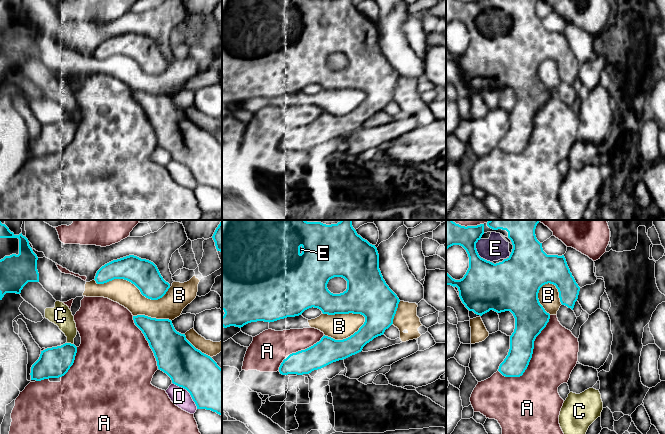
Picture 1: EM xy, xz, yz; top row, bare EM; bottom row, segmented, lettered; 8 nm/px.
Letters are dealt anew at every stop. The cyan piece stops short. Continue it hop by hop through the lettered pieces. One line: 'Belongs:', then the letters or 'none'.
Belongs: E

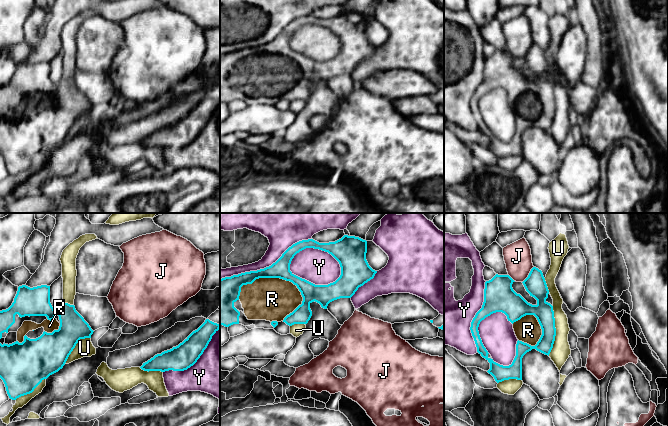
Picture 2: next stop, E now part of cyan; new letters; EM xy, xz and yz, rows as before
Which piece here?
Belongs: R

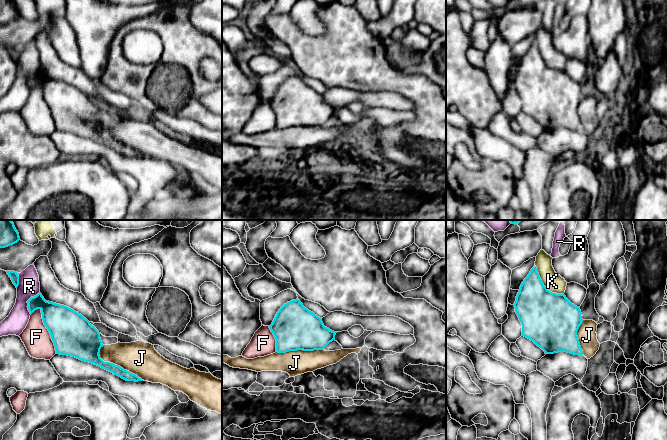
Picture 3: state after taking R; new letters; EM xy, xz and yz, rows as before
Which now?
Belongs: none

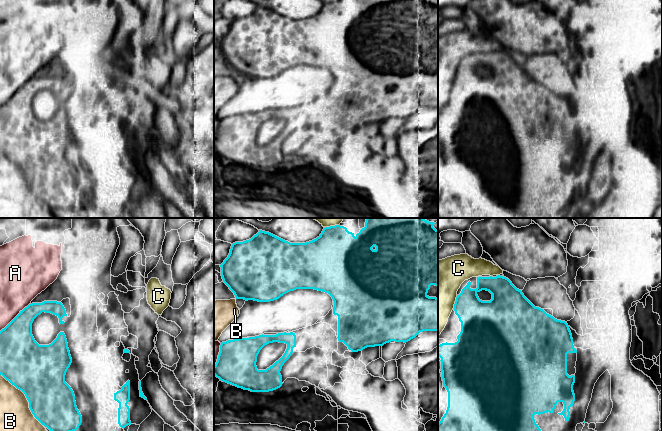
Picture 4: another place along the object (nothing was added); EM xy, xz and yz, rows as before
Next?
Belongs: none

